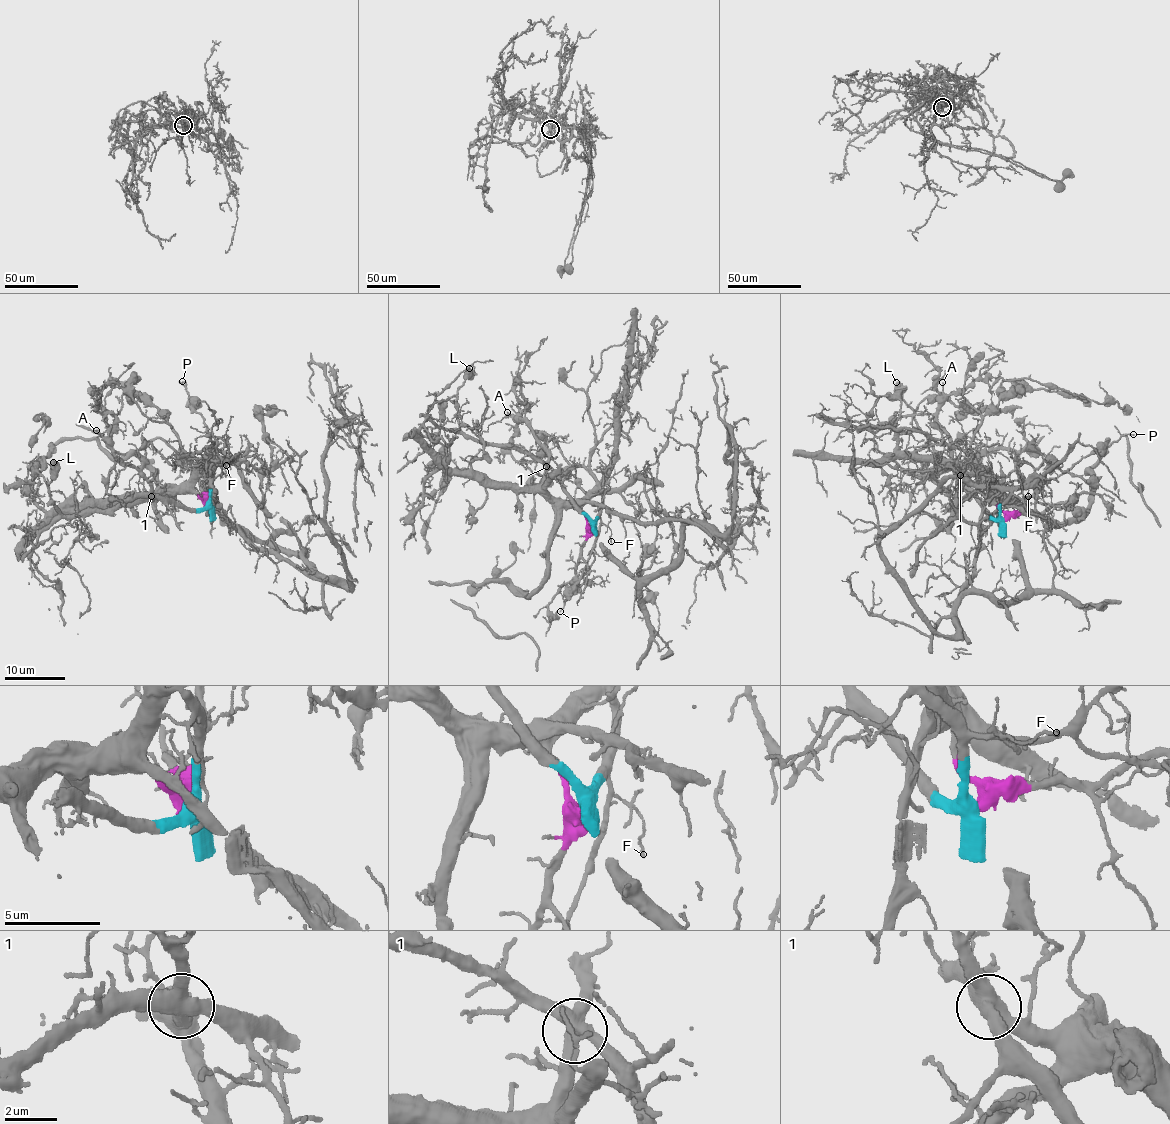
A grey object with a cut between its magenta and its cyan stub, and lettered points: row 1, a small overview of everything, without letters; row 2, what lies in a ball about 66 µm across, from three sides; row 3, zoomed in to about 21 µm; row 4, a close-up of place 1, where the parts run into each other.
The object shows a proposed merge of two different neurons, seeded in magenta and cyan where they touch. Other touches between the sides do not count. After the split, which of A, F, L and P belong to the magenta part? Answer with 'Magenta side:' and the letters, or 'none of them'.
Magenta side: A

